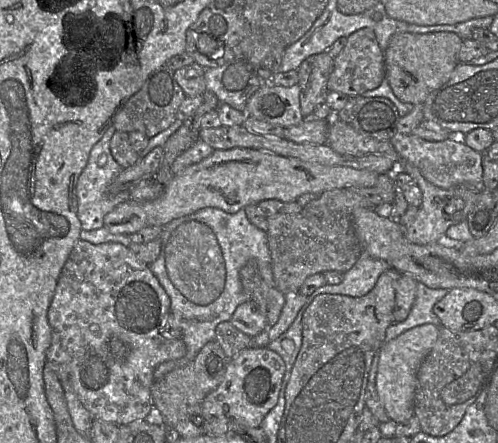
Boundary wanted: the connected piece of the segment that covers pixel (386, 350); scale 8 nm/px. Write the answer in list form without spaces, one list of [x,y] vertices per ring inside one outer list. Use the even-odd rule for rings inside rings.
[[[423,324],[404,332],[388,343],[384,343],[380,348],[376,385],[390,420],[401,423],[414,415],[417,372],[435,345],[439,332],[439,326]]]

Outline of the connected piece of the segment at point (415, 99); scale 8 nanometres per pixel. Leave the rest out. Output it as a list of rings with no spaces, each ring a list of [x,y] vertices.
[[[453,32],[395,33],[390,38],[388,47],[384,51],[385,77],[395,96],[404,103],[423,104],[433,91],[449,80],[451,73],[459,63],[458,52],[462,43],[463,39]]]

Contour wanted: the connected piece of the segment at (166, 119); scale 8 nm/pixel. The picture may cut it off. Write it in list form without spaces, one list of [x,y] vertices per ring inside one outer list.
[[[166,64],[146,79],[141,89],[133,94],[114,118],[116,131],[130,133],[138,131],[151,138],[170,127],[177,119],[177,112],[186,95],[174,77],[174,71]]]

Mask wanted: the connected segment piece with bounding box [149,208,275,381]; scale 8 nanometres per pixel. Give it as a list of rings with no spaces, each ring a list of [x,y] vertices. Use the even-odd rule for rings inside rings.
[[[204,208],[176,218],[161,228],[159,237],[161,241],[160,254],[149,265],[149,268],[170,298],[170,312],[182,333],[181,339],[186,345],[186,354],[180,359],[159,364],[154,372],[155,381],[161,379],[173,369],[183,367],[191,362],[207,342],[216,340],[217,325],[221,322],[230,321],[236,308],[248,300],[239,277],[241,268],[247,262],[255,260],[265,283],[269,286],[275,286],[267,233],[248,220],[244,209],[230,214],[218,208]]]

